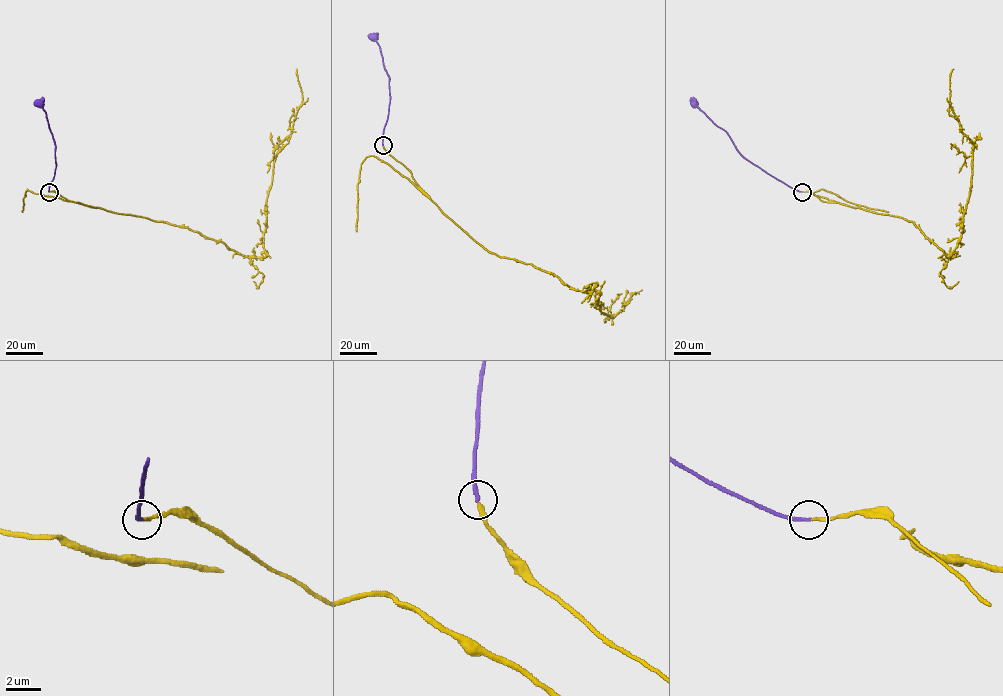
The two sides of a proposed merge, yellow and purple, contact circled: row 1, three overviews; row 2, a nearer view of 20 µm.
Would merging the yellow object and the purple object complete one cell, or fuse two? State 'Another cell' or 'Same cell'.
Same cell

